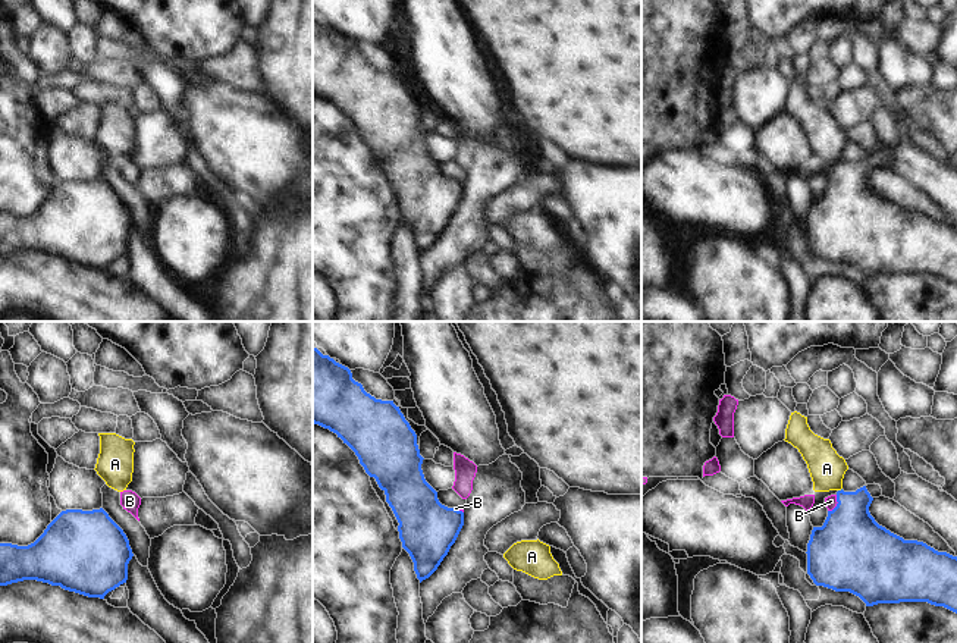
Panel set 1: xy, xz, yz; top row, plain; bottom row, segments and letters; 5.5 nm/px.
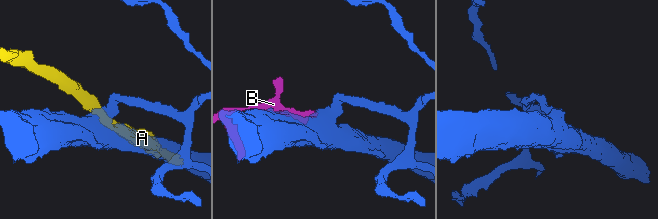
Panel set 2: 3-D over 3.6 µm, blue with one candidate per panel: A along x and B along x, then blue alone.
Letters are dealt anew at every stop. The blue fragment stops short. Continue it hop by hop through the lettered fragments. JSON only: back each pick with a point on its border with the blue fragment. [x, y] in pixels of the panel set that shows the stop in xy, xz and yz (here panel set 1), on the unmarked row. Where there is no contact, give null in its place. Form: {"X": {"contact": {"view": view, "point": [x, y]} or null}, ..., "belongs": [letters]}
{"B": {"contact": {"view": "yz", "point": [837, 175]}}, "belongs": ["B"]}

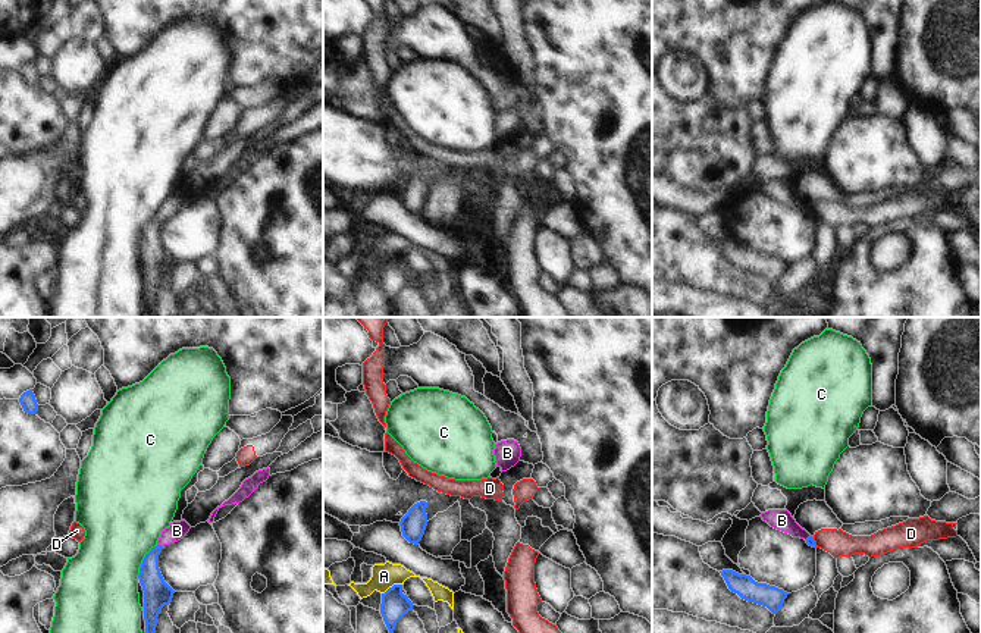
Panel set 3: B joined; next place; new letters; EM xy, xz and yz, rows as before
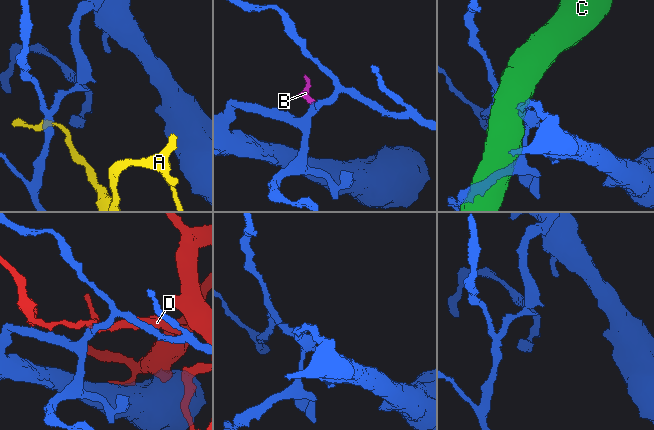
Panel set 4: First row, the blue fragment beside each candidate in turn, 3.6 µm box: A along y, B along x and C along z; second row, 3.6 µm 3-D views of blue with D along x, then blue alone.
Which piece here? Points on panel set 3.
{"B": {"contact": {"view": "xy", "point": [160, 216]}}, "belongs": ["B"]}

